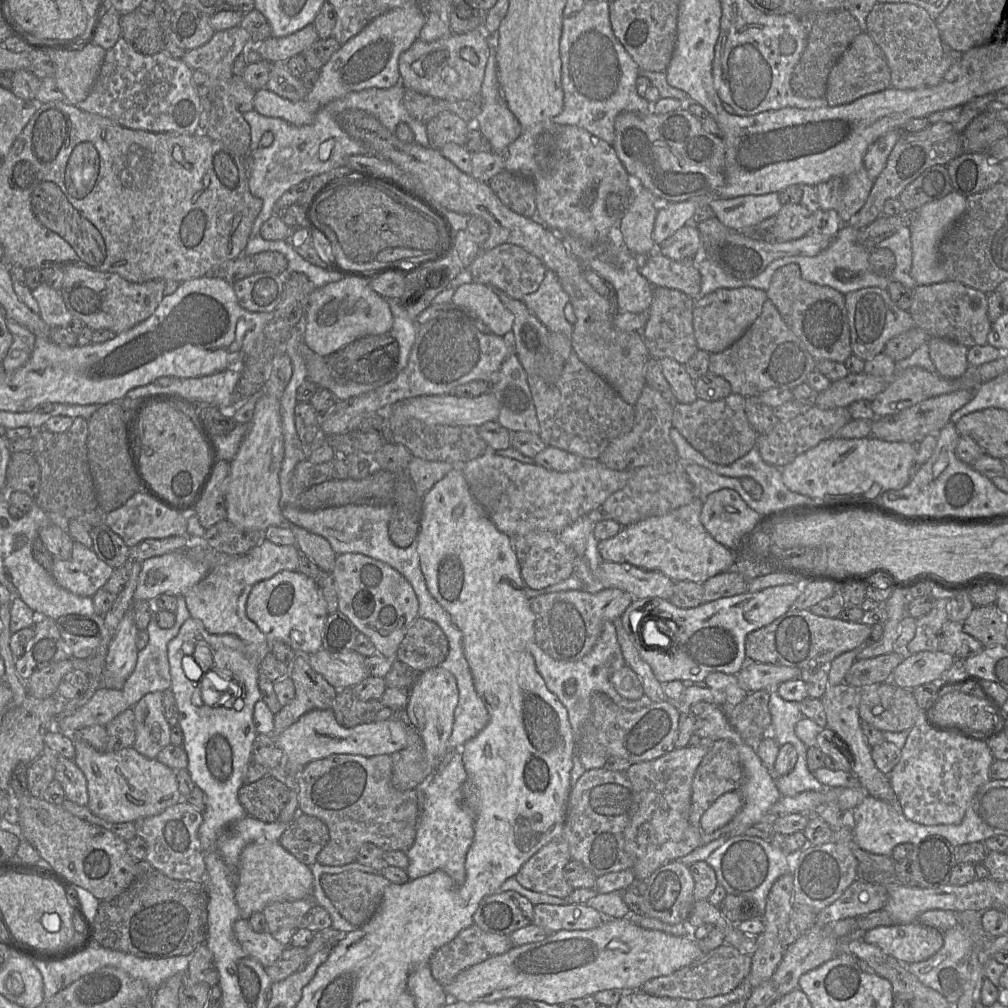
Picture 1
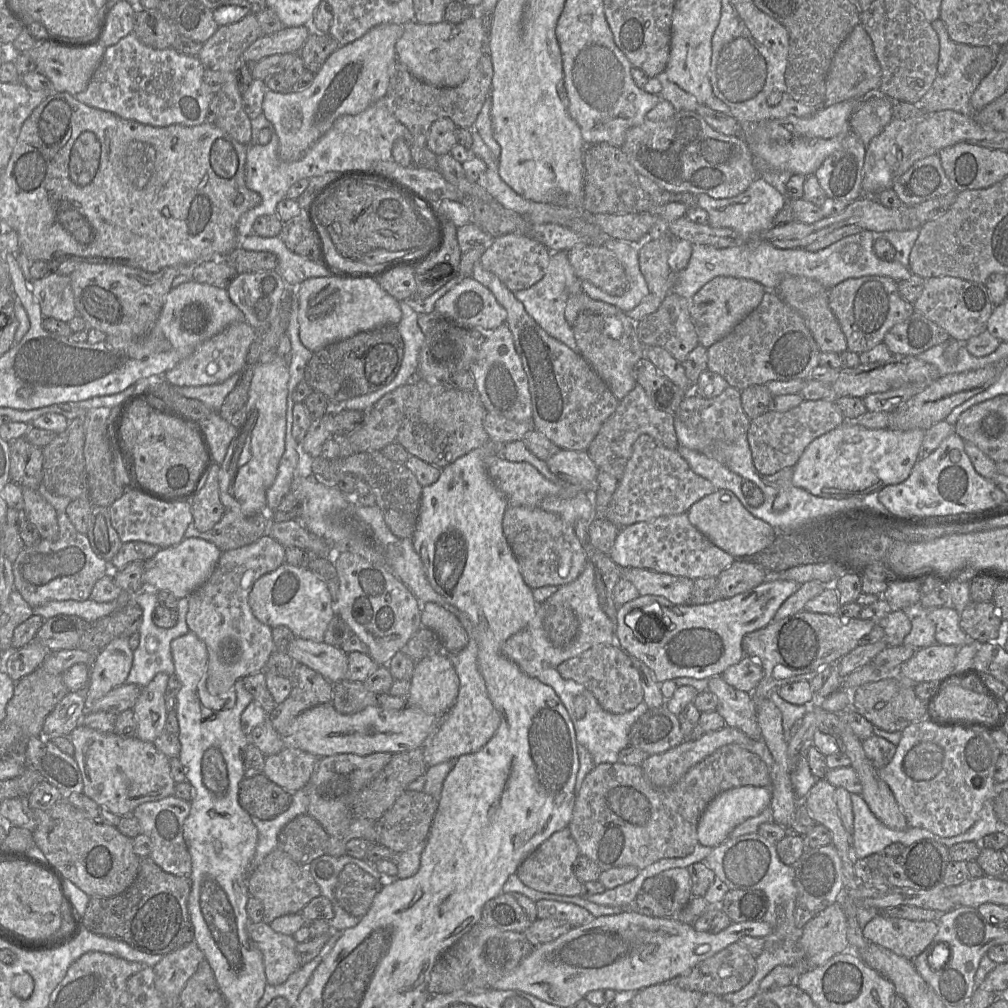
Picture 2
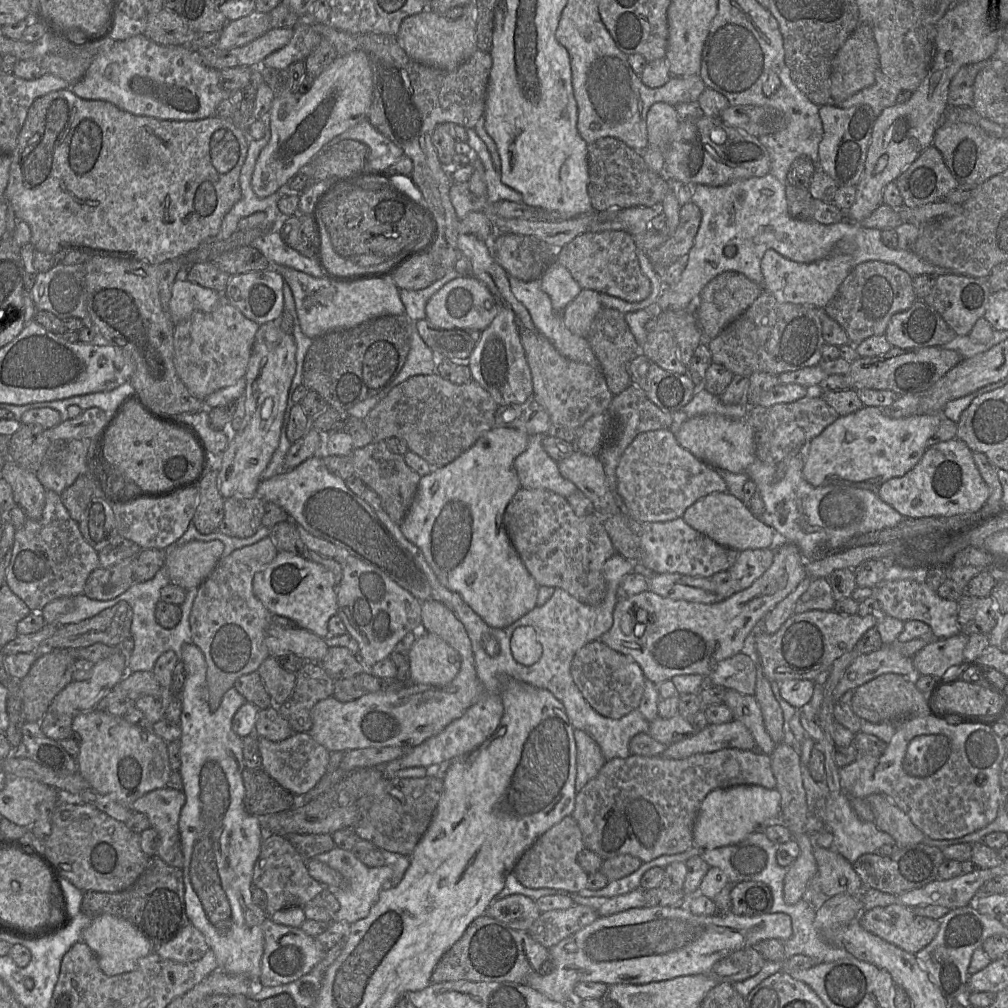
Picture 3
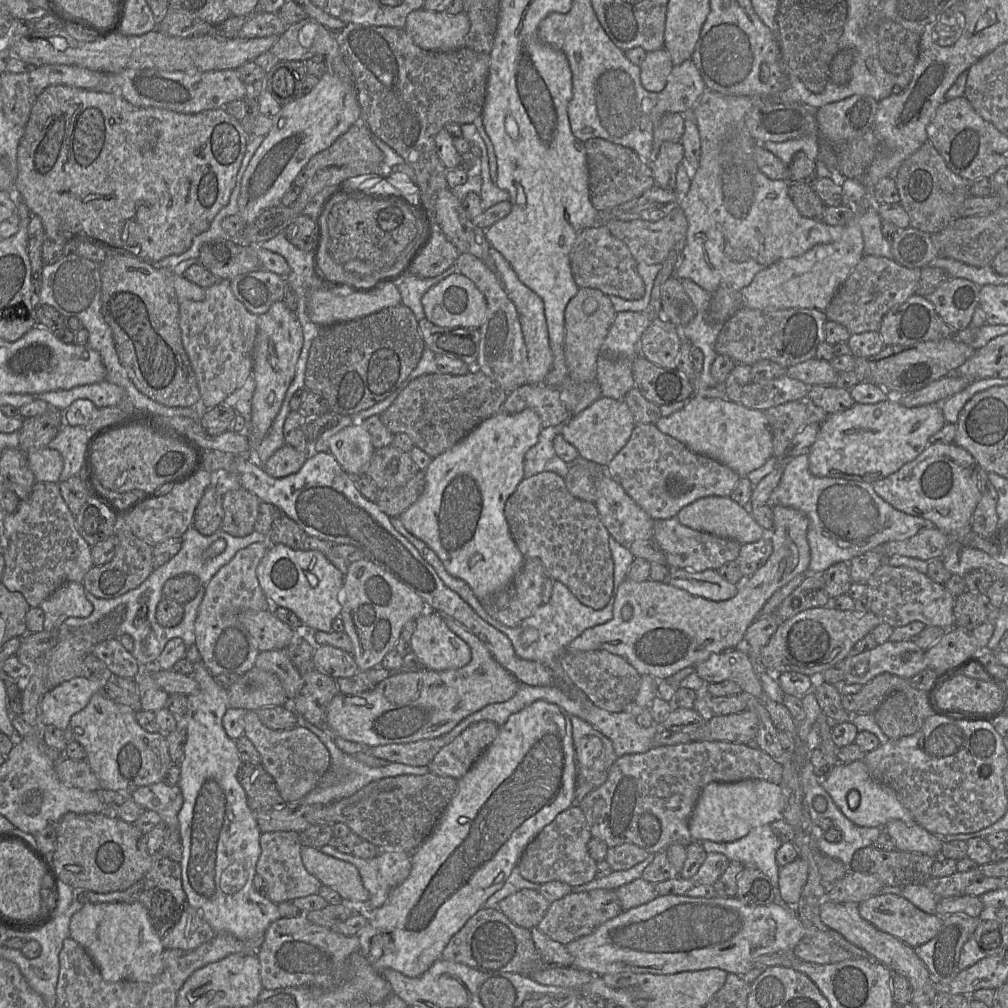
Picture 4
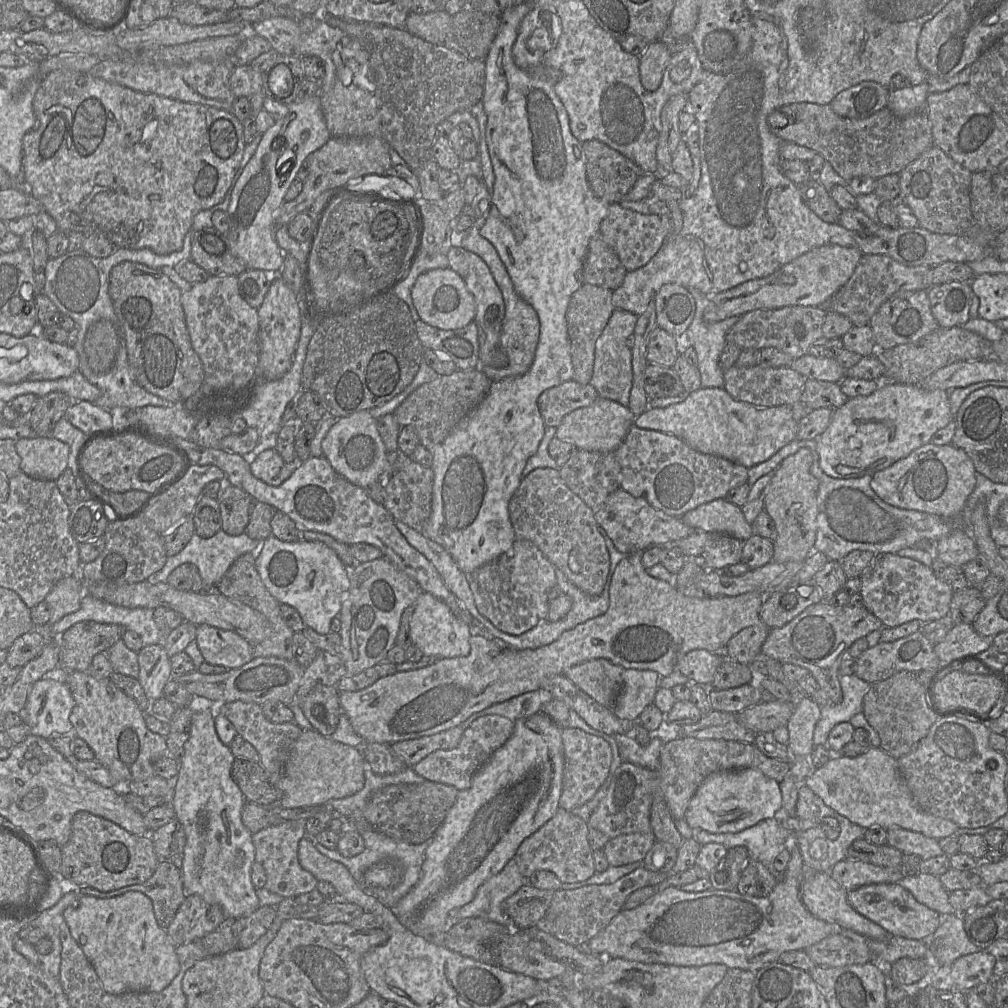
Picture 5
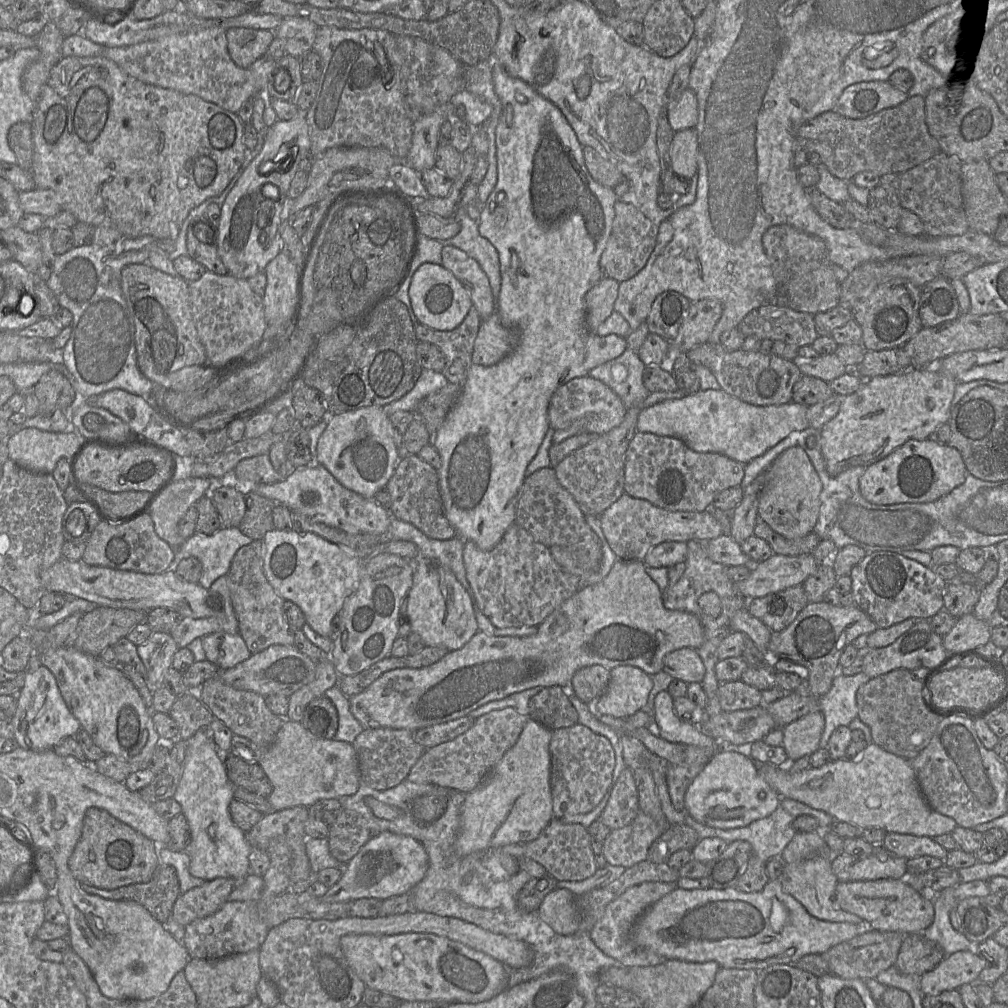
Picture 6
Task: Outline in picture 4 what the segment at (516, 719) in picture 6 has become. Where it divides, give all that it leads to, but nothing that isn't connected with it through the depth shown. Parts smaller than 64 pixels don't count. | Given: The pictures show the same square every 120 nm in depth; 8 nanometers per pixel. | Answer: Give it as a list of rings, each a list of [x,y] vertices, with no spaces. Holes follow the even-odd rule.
[[[491,721],[471,724],[458,737],[440,749],[428,765],[429,772],[460,779],[493,742],[498,732],[499,727]]]

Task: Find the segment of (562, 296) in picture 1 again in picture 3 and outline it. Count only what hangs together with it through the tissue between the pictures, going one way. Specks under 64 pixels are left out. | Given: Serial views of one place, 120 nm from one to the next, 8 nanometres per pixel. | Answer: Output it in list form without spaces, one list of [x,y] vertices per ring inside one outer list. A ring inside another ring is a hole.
[[[509,276],[511,291],[528,310],[535,327],[554,345],[556,350],[564,357],[588,364],[600,369],[597,360],[587,338],[573,334],[564,324],[562,313],[557,313],[552,306],[551,299],[541,287],[541,280],[521,281],[513,276]]]

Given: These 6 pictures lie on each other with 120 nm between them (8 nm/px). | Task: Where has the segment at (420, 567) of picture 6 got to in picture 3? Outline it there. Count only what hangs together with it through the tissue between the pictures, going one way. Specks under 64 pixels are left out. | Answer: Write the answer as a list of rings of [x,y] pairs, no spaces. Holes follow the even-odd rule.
[[[425,632],[411,648],[409,663],[413,684],[444,686],[459,673],[461,657],[442,638]]]

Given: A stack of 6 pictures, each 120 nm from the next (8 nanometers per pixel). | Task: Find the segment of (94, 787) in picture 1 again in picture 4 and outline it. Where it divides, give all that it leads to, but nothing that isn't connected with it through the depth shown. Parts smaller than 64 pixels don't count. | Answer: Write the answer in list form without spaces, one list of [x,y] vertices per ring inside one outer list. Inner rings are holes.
[[[102,690],[95,693],[87,706],[70,719],[73,739],[84,748],[85,760],[101,789],[132,794],[141,786],[163,781],[172,764],[165,736],[144,730],[138,724],[135,713],[106,697]]]

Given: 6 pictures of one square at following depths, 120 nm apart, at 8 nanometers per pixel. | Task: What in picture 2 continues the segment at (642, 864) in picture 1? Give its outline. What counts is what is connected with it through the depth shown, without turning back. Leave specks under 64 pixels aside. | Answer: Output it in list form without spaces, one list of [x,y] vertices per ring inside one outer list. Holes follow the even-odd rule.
[[[724,726],[717,731],[705,733],[697,740],[685,739],[674,748],[659,754],[649,755],[640,766],[652,785],[658,788],[670,787],[676,784],[691,767],[711,755],[720,747],[727,744],[738,744],[742,747],[748,747],[751,741],[742,731],[730,726]]]

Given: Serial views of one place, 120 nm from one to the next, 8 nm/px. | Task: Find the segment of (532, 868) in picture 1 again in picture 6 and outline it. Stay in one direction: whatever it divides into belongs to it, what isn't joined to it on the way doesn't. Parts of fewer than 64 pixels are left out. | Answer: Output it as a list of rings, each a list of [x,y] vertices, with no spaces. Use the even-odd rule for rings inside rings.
[[[552,819],[536,839],[523,844],[523,857],[542,865],[546,874],[557,881],[581,881],[592,876],[598,869],[591,848],[592,839],[584,826]]]

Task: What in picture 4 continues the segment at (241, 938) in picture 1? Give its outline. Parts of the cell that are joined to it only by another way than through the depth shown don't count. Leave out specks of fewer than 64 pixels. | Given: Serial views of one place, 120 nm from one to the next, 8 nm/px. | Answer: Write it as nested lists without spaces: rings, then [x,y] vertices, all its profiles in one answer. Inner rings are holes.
[[[304,914],[291,918],[280,918],[269,925],[264,935],[264,941],[257,951],[263,988],[272,990],[314,984],[323,990],[331,990],[345,981],[345,962],[352,953],[359,950],[360,942],[357,935],[345,936],[333,929],[313,924]]]

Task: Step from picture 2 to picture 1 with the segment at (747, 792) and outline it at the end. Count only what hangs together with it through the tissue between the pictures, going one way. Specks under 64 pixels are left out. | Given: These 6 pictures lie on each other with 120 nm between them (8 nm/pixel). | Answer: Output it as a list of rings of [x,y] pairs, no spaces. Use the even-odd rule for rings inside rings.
[[[738,790],[721,795],[702,815],[700,821],[702,832],[710,834],[725,826],[741,809],[742,805],[743,801]]]

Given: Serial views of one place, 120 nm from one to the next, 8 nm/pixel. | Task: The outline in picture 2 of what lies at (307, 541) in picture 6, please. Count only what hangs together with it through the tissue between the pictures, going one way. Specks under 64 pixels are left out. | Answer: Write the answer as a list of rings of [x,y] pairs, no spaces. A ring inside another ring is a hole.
[[[282,564],[275,571],[260,577],[253,585],[248,595],[248,603],[253,615],[263,624],[275,628],[277,626],[288,627],[296,638],[311,640],[313,642],[324,642],[324,636],[328,624],[335,615],[335,602],[328,589],[327,584],[309,568],[302,568]]]

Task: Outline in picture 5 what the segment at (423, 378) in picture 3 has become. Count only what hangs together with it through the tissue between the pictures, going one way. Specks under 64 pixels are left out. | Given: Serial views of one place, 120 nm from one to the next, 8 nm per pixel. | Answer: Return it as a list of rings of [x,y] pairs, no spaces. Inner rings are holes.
[[[457,370],[454,373],[439,375],[433,381],[427,382],[413,391],[394,411],[398,423],[411,426],[416,432],[420,445],[432,450],[442,443],[459,422],[473,411],[486,397],[492,380],[481,370]]]

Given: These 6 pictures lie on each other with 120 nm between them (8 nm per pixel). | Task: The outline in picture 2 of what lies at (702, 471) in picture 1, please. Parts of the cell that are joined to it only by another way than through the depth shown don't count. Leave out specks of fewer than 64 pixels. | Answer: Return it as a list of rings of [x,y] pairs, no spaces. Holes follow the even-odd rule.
[[[678,445],[677,450],[691,469],[698,475],[709,480],[717,489],[732,491],[746,508],[748,501],[742,492],[744,479],[731,471],[726,465],[706,455]]]

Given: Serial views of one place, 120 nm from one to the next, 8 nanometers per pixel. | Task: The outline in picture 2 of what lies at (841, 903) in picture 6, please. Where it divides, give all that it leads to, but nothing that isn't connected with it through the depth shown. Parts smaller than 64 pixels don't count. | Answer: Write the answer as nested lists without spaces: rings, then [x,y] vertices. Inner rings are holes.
[[[880,912],[863,928],[862,934],[870,943],[882,946],[895,954],[913,960],[933,941],[938,932],[937,921],[915,921],[883,916]]]

